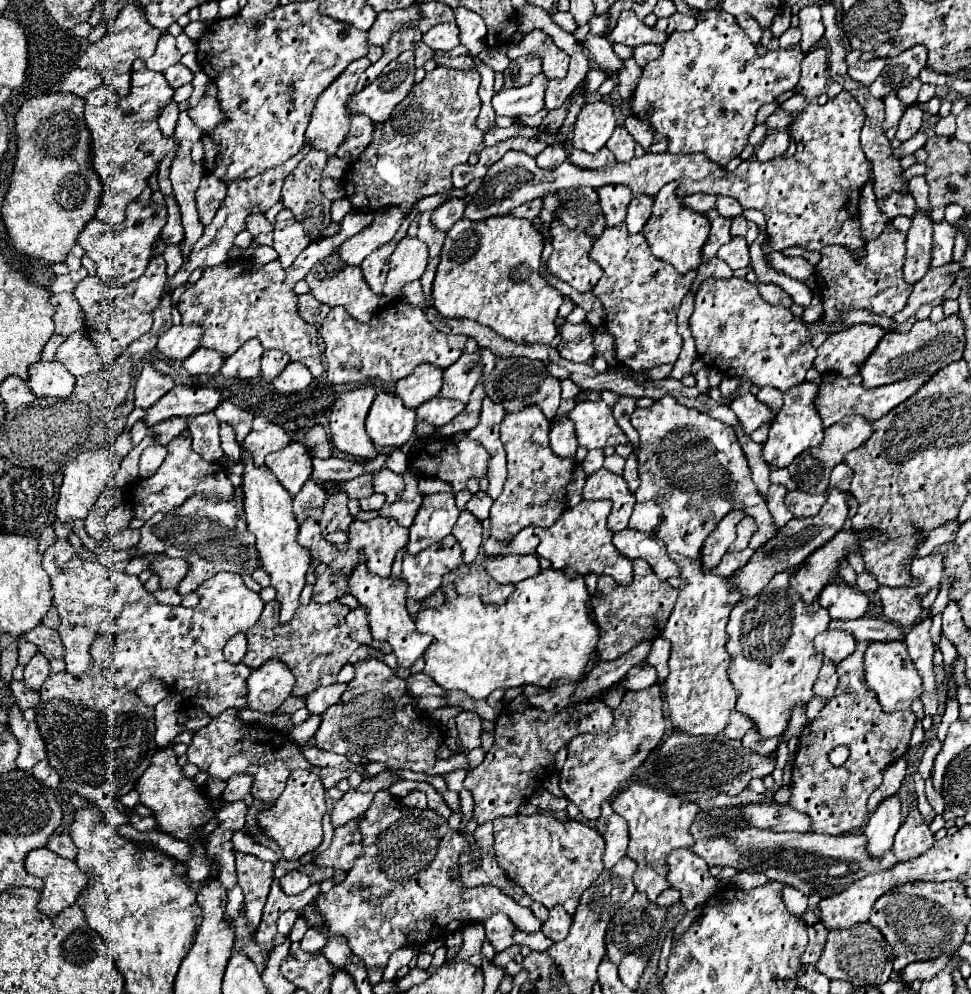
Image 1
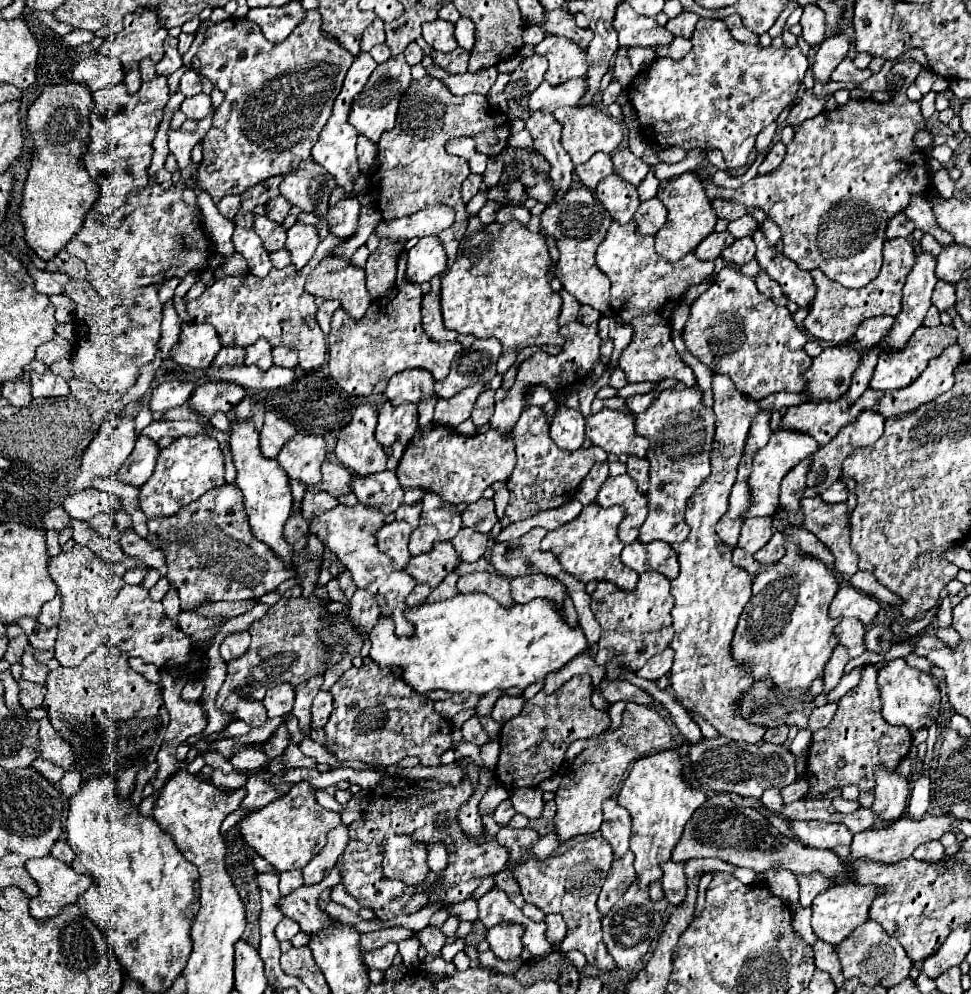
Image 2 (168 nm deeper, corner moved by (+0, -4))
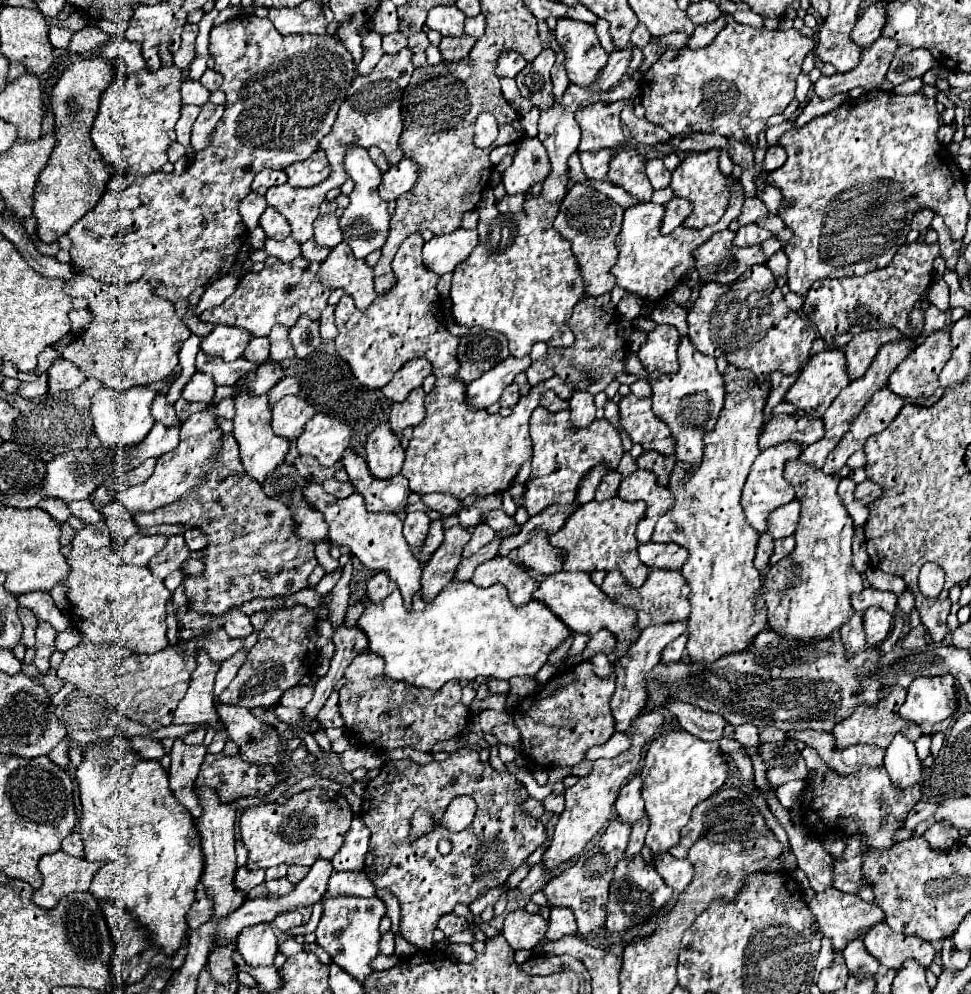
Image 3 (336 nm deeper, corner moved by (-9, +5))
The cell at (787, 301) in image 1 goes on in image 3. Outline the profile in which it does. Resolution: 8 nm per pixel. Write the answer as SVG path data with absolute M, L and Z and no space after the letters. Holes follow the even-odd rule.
M779 249L777 253L773 253L771 257L769 257L769 261L767 261L767 267L773 271L773 275L775 275L775 279L779 281L779 283L783 283L785 281L785 271L787 271L787 255L783 253L783 249Z

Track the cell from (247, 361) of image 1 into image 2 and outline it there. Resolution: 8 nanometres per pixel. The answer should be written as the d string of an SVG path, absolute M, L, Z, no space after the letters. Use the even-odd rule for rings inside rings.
M260 338L256 344L252 344L252 346L248 346L246 348L246 352L248 352L248 356L246 356L246 360L244 360L244 364L256 364L258 368L262 368L262 370L268 370L274 362L272 362L272 346L268 344L268 340L264 340L264 338Z

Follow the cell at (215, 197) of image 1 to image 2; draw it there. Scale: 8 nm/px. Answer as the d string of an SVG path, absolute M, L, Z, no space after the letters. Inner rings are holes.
M226 196L226 198L222 198L220 204L218 204L220 214L222 214L224 218L228 218L228 220L234 220L238 208L240 208L240 196Z

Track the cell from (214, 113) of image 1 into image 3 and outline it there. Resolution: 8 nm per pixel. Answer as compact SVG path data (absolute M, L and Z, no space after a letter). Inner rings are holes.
M185 79L181 85L181 99L189 105L205 105L209 103L209 91L199 81Z

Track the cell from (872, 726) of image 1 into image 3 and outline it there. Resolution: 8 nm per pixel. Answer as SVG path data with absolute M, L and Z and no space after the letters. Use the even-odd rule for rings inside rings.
M891 685L891 687L883 687L881 693L883 693L883 697L875 705L857 707L857 711L849 719L845 719L845 721L841 721L839 725L833 727L833 737L835 737L835 743L837 743L839 749L845 749L851 743L873 745L873 747L885 749L897 733L903 733L909 741L917 741L919 739L921 729L915 723L905 721L905 719L901 719L897 715L897 707L901 707L901 703L905 701L905 689L899 687L899 685Z

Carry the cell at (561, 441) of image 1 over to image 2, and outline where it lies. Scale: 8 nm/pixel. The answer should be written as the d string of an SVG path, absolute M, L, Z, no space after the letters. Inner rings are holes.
M558 406L550 426L550 436L562 450L578 450L584 442L586 420L578 410Z

